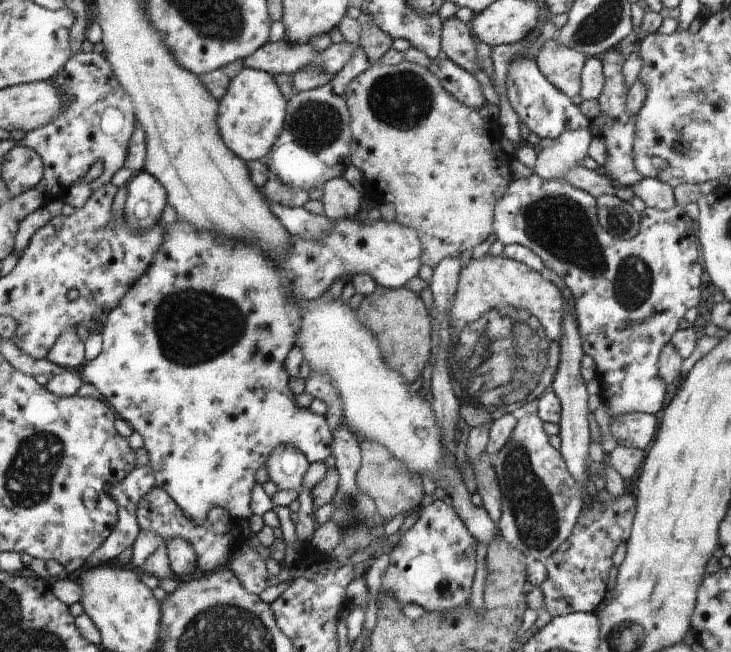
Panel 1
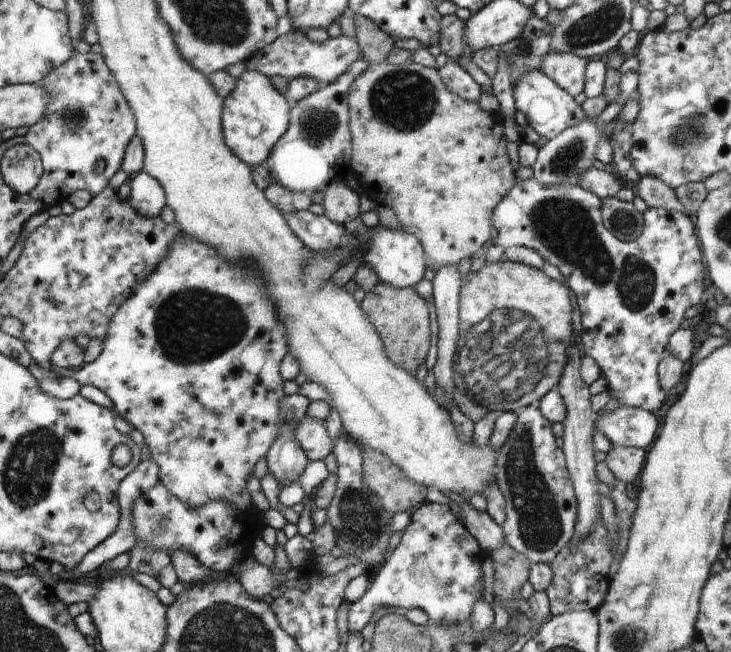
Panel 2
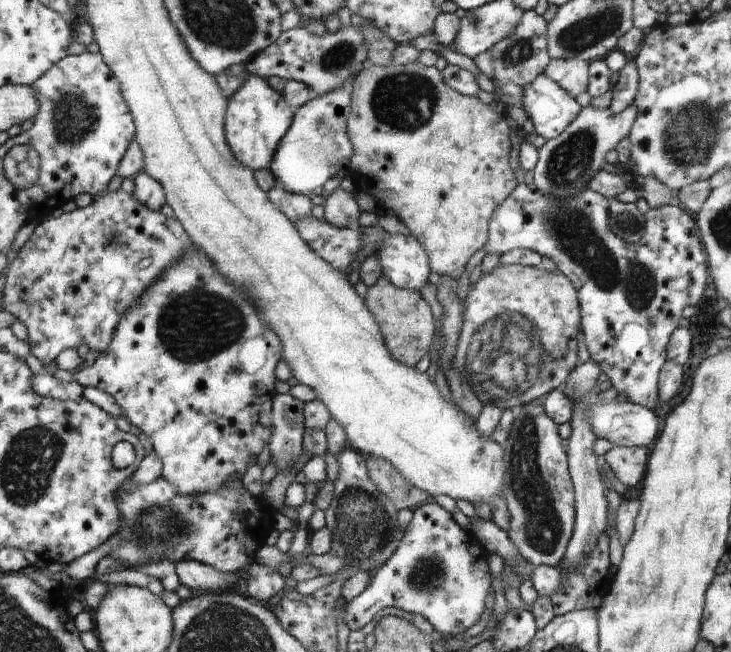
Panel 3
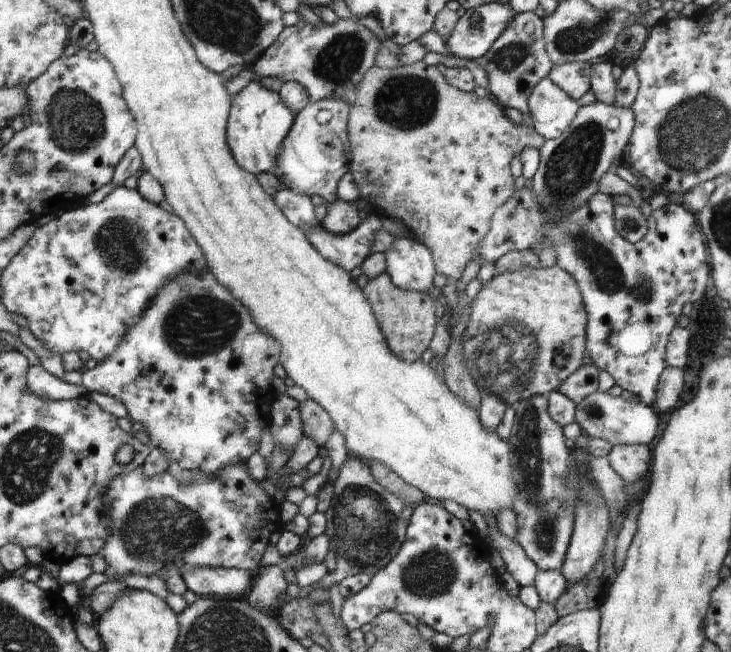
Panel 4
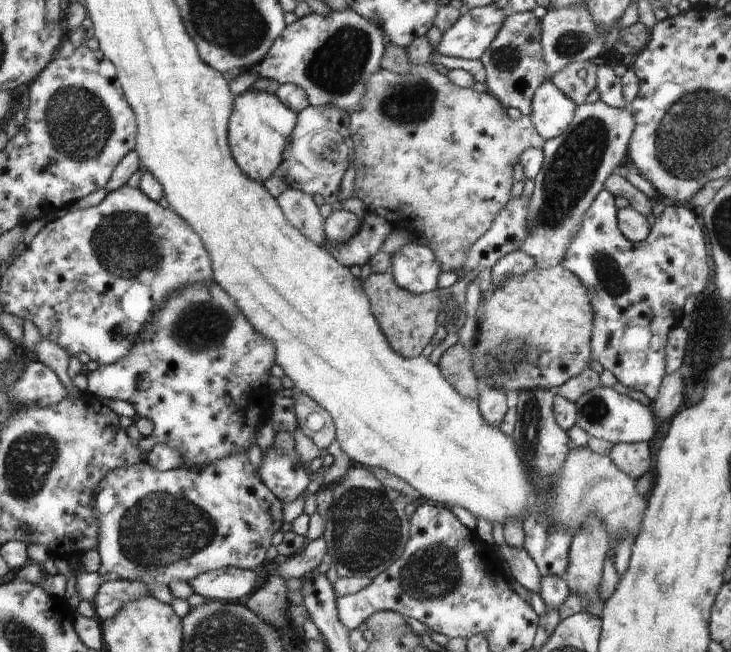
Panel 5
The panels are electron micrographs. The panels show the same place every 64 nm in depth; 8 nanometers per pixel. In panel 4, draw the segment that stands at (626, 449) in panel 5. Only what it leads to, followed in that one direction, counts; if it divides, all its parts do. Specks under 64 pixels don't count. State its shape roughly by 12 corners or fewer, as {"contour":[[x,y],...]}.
{"contour":[[646,444],[614,445],[607,458],[627,484],[650,466]]}

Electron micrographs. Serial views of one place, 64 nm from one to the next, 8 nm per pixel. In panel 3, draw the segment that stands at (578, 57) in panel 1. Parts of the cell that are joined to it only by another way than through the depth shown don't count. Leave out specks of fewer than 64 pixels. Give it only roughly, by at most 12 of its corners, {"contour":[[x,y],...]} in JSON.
{"contour":[[551,60],[544,75],[568,94],[587,91],[589,64]]}

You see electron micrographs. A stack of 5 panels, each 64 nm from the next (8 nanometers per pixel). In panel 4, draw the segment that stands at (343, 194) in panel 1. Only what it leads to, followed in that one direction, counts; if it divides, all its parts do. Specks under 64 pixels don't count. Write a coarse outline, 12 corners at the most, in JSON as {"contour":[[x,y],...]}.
{"contour":[[337,199],[322,227],[350,234],[361,224],[354,203]]}

